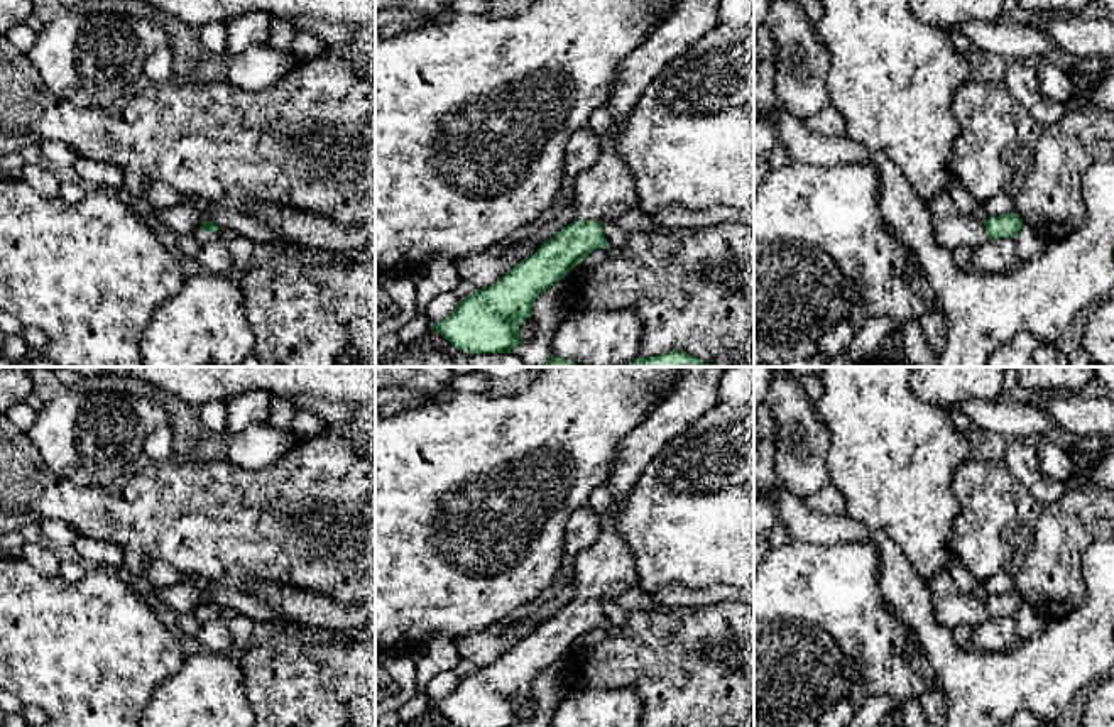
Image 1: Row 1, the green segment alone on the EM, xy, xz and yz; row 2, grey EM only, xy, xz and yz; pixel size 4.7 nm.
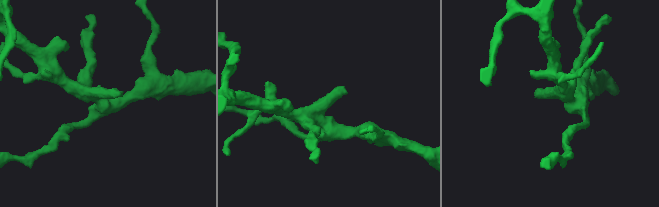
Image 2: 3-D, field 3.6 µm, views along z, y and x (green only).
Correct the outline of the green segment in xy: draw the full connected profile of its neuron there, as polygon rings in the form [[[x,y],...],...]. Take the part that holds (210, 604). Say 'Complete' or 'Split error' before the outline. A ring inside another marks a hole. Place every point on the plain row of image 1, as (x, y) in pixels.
Split error. [[[215,600],[203,602],[194,612],[203,622],[221,619],[223,609]]]

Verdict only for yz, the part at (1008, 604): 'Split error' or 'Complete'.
Split error

